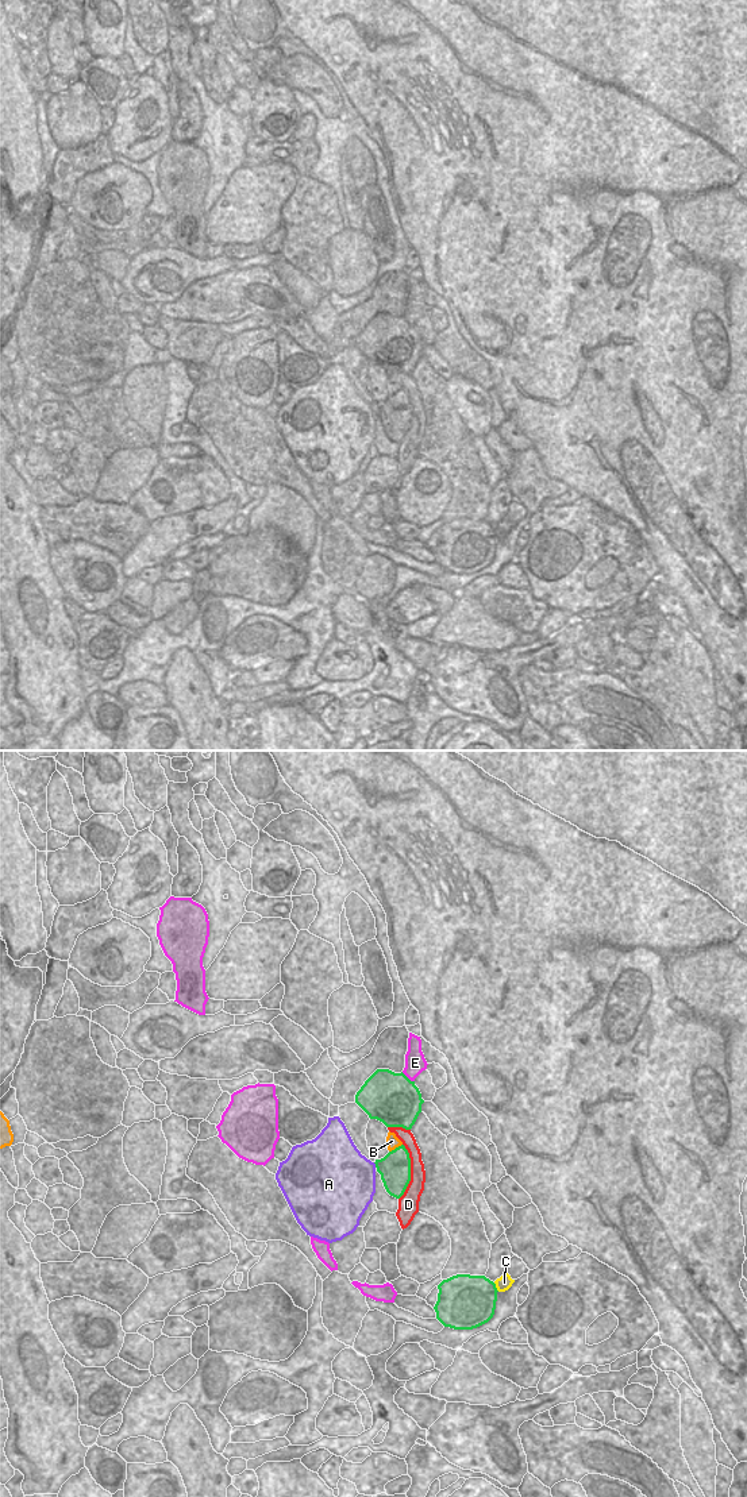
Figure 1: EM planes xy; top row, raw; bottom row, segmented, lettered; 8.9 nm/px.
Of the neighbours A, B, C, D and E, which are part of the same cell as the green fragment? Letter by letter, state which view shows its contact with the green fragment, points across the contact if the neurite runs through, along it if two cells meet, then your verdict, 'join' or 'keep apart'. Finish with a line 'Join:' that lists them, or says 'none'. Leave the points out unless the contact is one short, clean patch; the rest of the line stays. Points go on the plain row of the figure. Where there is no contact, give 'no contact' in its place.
A: contact in xy; keep apart
B: contact in xy; keep apart
C: contact in xy; border xy (493, 527), (499, 535); keep apart
D: contact in xy; keep apart
E: contact in xy; keep apart
Join: none

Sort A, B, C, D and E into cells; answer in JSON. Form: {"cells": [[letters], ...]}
{"cells": [["A"], ["B"], ["C"], ["D"], ["E"]]}

